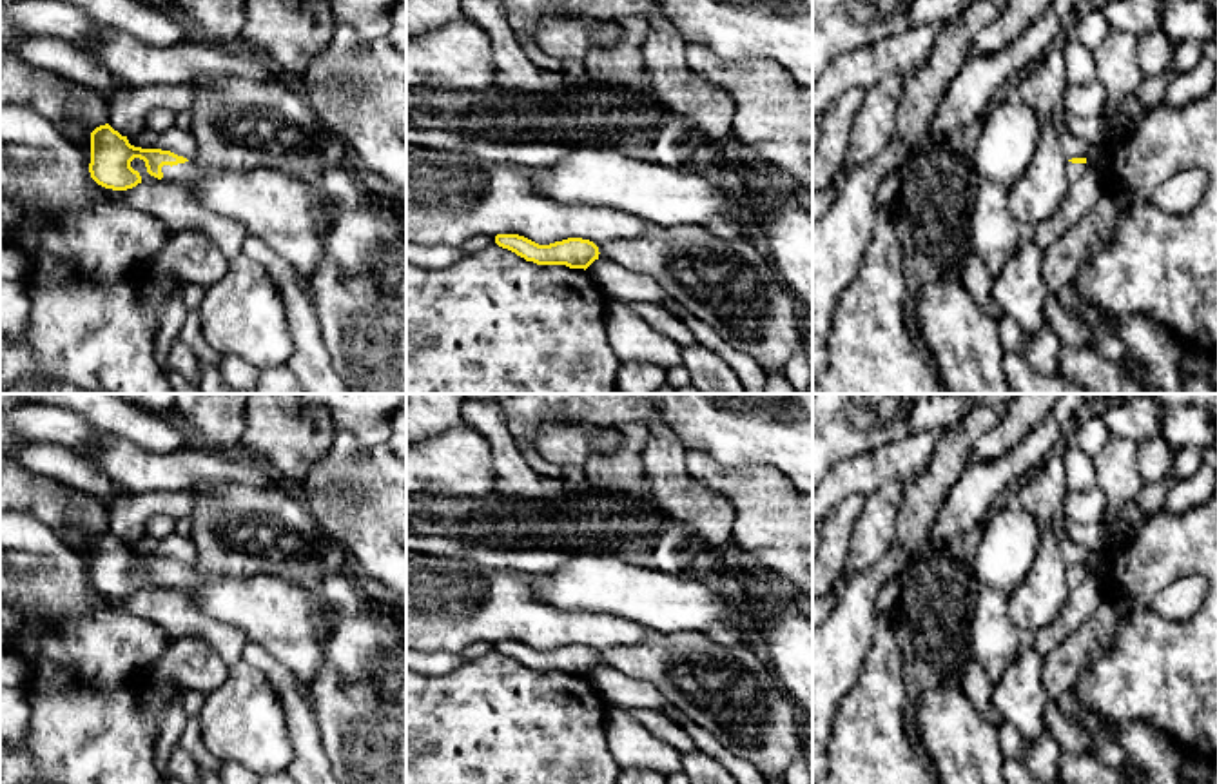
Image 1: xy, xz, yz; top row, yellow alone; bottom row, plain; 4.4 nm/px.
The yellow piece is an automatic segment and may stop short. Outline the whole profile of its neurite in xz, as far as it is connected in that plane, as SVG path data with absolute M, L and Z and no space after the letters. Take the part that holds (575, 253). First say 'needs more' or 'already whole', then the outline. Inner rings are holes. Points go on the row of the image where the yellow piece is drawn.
needs more; M649 223L638 238L609 240L599 247L582 238L539 245L519 234L497 234L495 243L537 265L566 265L586 270L602 258L635 274L649 276L671 299L711 325L733 348L755 358L765 372L784 372L793 352L803 348L807 312L784 285L767 252L753 236L733 241L709 229Z

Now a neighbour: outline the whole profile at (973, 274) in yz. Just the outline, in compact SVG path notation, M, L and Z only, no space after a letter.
M972 250L958 261L956 278L990 319L998 321L1005 316L1001 307L992 299L992 274Z

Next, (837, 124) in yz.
M862 87L849 89L822 116L820 136L813 147L813 189L829 191L843 169L849 138L863 98Z

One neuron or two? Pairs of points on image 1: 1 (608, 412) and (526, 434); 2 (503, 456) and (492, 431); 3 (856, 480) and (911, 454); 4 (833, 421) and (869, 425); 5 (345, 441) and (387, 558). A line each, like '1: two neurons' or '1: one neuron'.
1: one neuron
2: one neuron
3: one neuron
4: one neuron
5: one neuron

